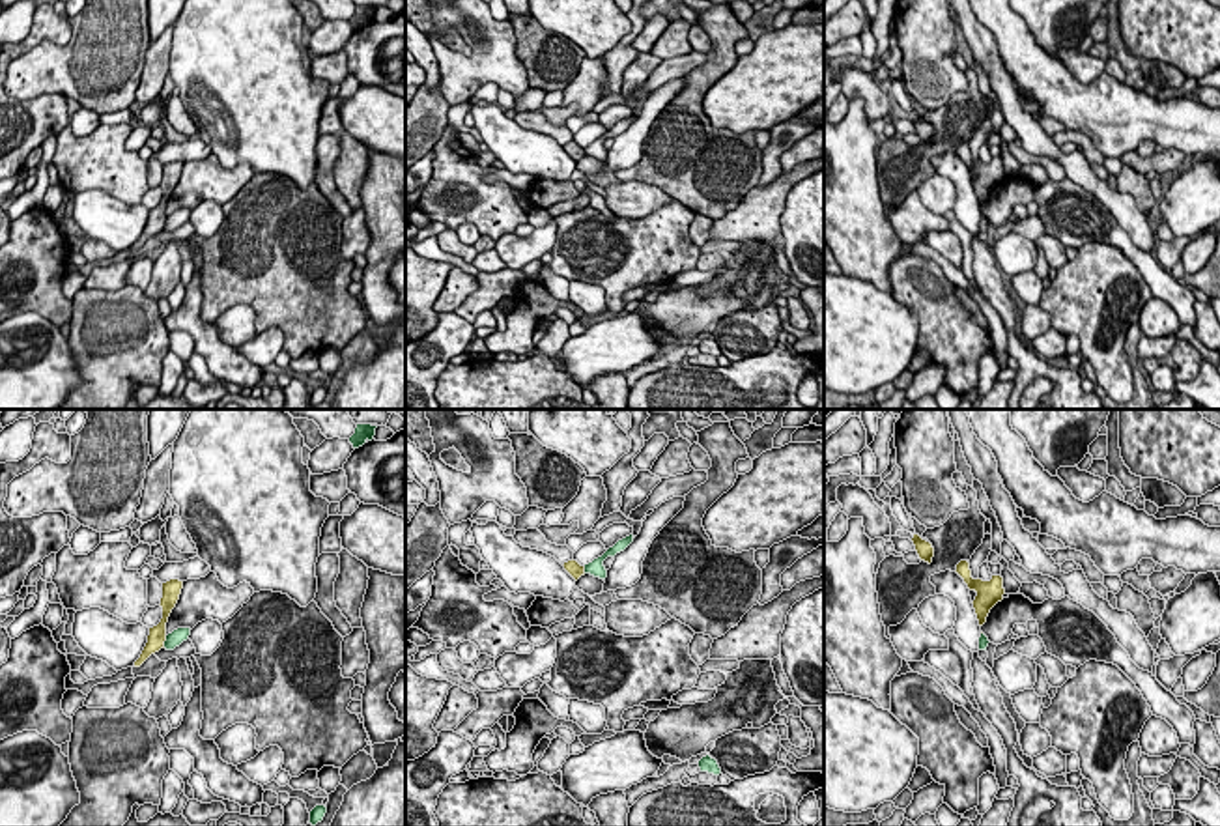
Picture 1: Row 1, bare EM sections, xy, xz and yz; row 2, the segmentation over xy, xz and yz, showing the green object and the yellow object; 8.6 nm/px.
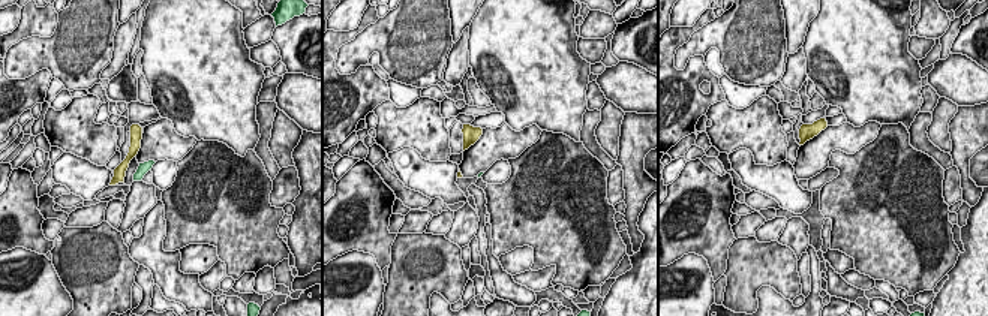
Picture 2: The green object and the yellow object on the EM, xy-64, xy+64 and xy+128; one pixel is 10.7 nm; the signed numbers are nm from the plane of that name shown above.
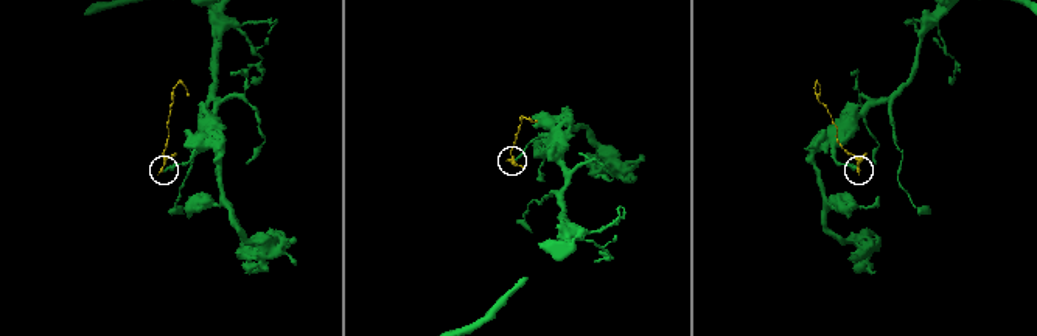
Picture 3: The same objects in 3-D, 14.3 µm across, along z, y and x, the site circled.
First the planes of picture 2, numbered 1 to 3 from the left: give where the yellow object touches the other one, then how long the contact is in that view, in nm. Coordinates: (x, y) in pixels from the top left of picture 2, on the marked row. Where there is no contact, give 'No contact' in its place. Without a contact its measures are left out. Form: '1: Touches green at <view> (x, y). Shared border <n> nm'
1: No contact
2: No contact
3: No contact

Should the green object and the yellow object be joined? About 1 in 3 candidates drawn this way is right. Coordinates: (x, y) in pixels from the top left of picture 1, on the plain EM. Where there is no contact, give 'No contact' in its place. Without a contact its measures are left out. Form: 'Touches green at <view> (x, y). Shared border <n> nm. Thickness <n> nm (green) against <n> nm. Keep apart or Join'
Touches green at xy (165, 223). Shared border 120 nm. Thickness 140 nm (green) against 160 nm. Keep apart

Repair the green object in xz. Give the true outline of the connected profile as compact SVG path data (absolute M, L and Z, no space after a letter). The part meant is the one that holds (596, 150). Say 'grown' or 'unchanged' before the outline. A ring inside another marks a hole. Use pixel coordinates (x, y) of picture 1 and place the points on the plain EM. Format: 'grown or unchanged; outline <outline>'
unchanged; outline M633 116L618 121L613 129L609 129L602 138L594 140L592 144L585 146L585 155L590 155L594 159L605 161L607 151L603 148L603 142L607 138L615 138L617 135L624 133L633 123Z

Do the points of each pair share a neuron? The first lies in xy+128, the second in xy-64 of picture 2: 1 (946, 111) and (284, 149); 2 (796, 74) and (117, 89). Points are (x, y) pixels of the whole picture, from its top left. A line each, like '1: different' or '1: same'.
1: same
2: different

